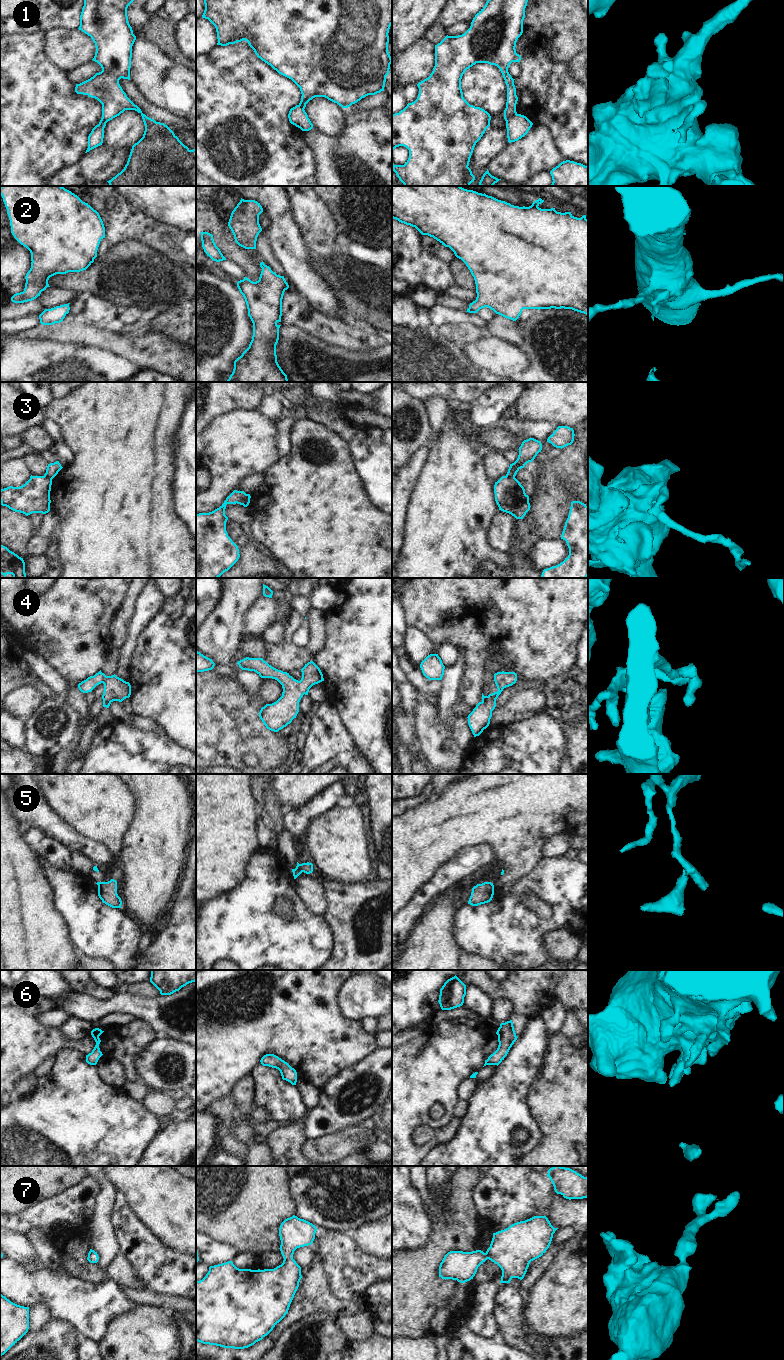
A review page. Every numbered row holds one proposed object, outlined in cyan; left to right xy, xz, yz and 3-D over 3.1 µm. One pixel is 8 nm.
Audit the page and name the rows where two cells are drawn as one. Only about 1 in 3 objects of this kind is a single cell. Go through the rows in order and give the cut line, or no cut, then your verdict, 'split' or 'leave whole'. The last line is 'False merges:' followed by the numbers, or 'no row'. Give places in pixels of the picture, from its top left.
1: cut in yz along (516, 113), (506, 121); split
2: no cut; leave whole
3: cut in xz along (247, 494), (241, 500), (241, 504); split
4: no cut; leave whole
5: cut in xz along (295, 868), (299, 874); split
6: no cut; leave whole
7: no cut; leave whole
False merges: 1, 3, 5

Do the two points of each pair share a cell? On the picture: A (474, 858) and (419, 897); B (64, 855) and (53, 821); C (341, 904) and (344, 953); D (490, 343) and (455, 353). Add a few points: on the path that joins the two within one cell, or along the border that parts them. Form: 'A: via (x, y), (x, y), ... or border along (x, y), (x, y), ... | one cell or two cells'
A: via (460, 866), (450, 872), (433, 888) | one cell
B: border along (41, 829), (48, 836), (62, 843), (70, 852) | two cells
C: via (344, 916), (344, 941) | one cell
D: border along (461, 345), (469, 360), (478, 368) | two cells

